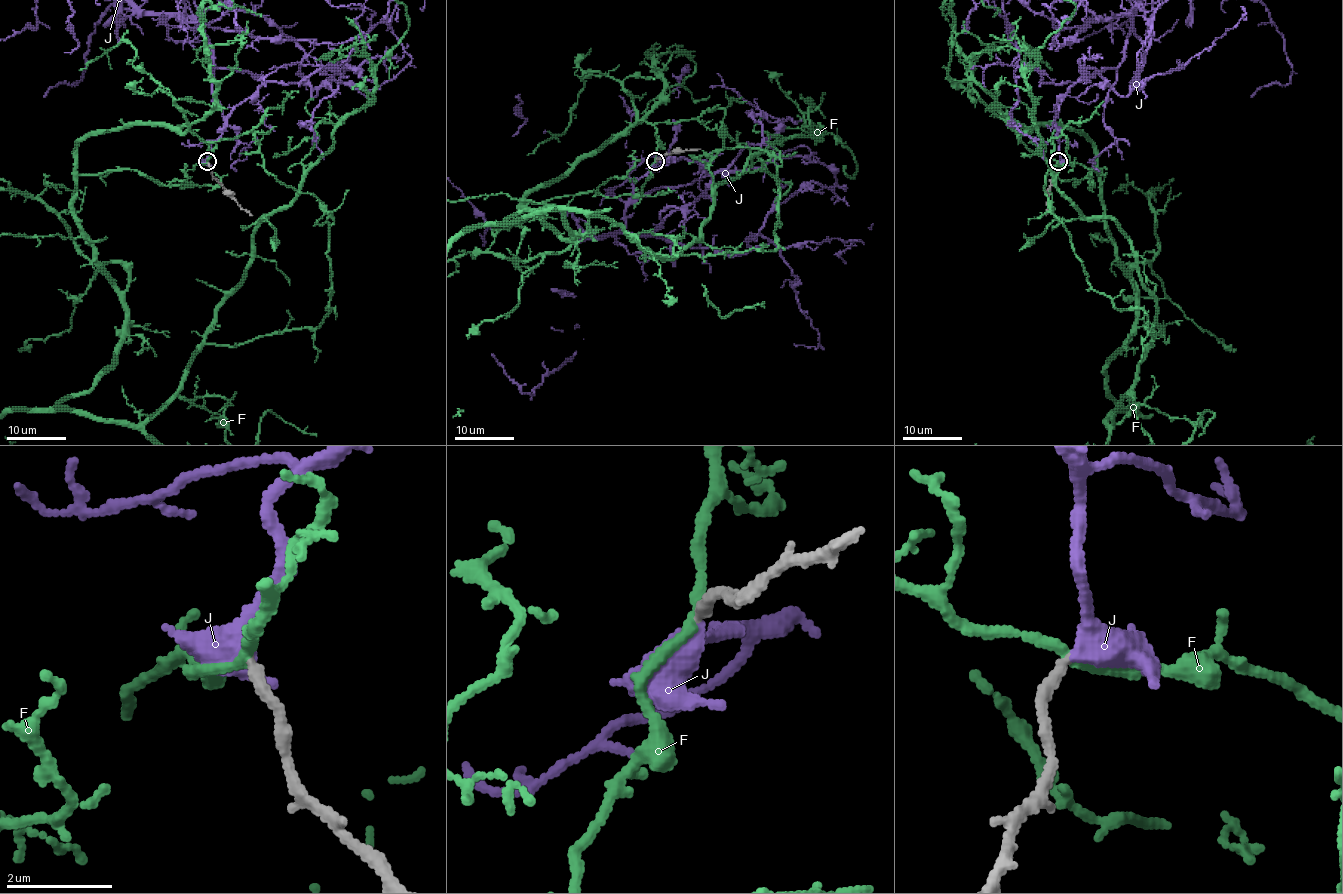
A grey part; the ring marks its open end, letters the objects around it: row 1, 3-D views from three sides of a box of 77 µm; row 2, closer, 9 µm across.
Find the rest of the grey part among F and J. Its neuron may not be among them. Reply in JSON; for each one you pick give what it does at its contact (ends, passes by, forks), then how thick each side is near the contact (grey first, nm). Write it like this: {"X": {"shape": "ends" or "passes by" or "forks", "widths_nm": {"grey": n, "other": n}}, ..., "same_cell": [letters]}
{"J": {"shape": "passes by", "widths_nm": {"grey": 200, "other": 400}}, "same_cell": ["J"]}

